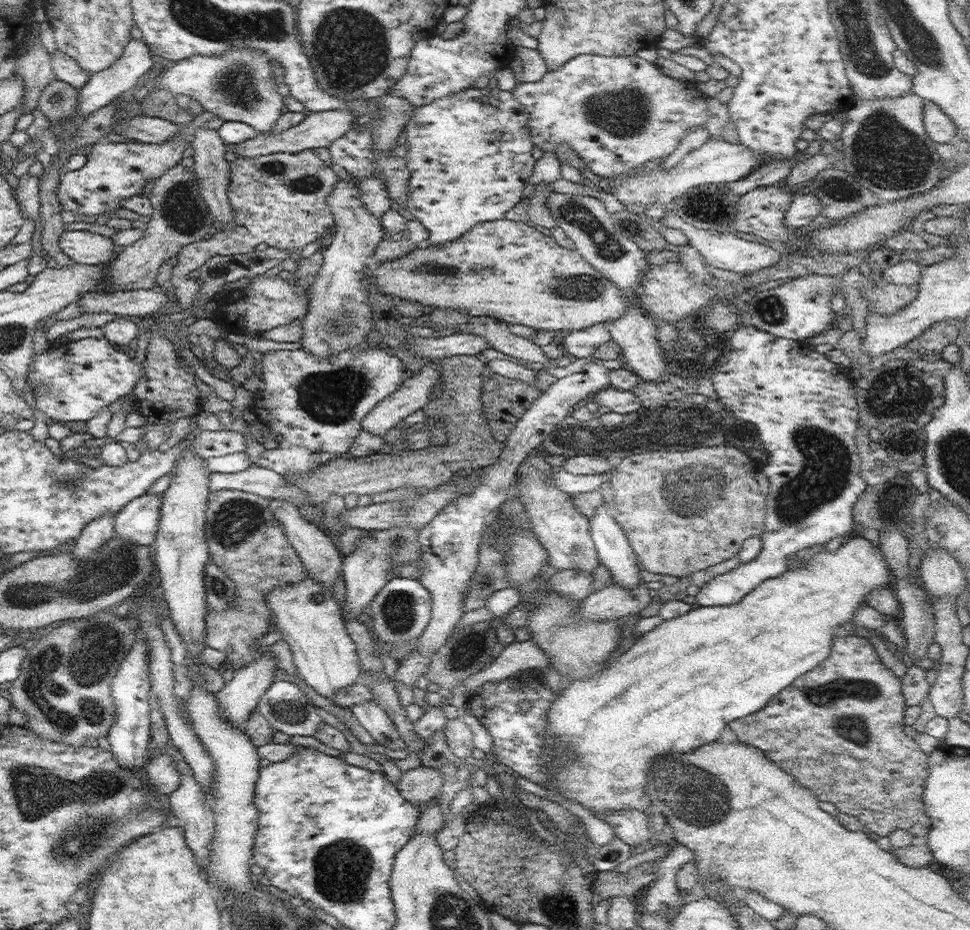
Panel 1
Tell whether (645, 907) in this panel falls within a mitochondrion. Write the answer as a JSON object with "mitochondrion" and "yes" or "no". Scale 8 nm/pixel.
{"mitochondrion":"no"}

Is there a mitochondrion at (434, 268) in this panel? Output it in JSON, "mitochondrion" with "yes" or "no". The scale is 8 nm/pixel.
{"mitochondrion":"yes"}

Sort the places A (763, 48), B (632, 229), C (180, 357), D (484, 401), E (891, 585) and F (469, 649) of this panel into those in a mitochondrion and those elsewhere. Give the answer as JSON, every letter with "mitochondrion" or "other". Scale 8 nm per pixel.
{"A":"other","B":"mitochondrion","C":"other","D":"other","E":"other","F":"mitochondrion"}

